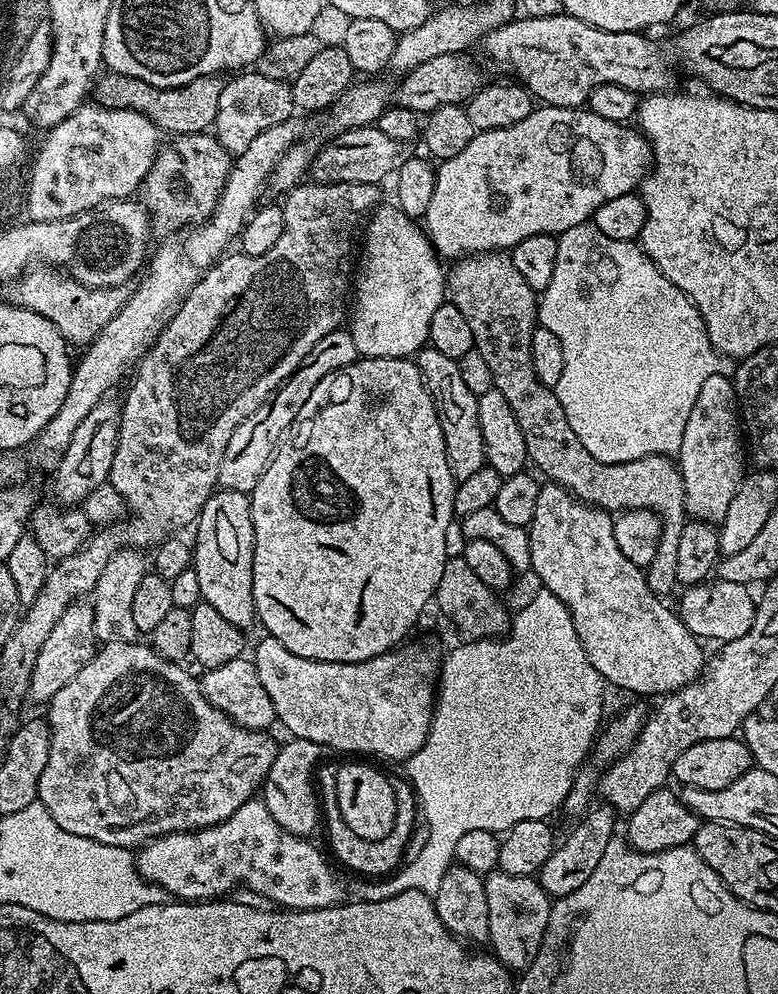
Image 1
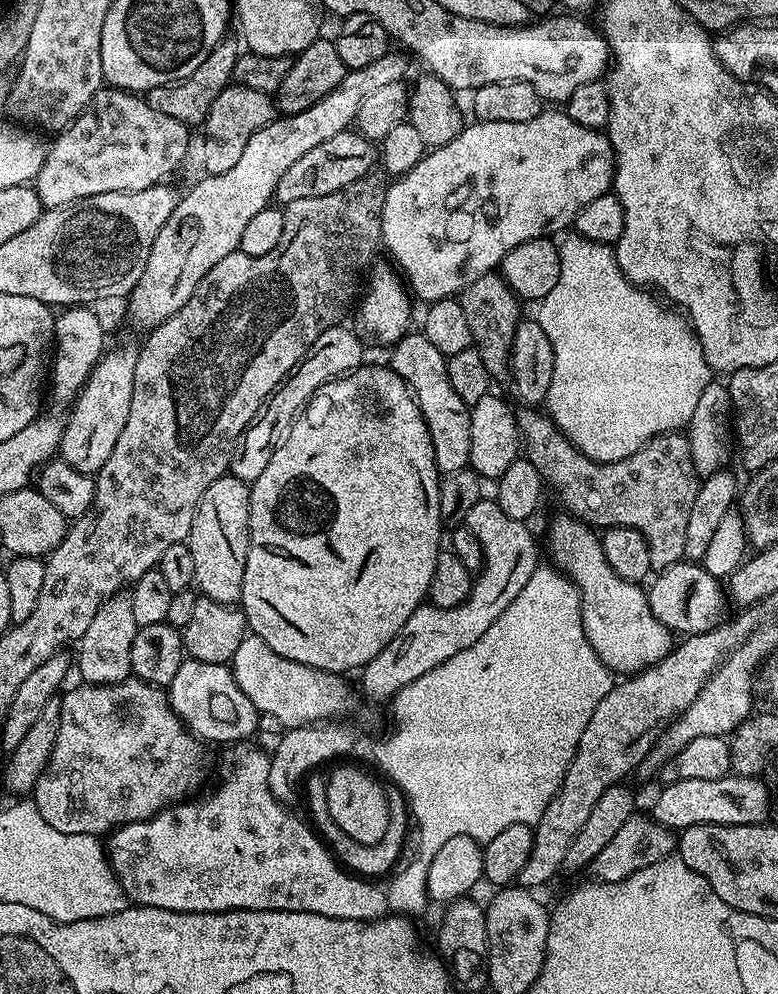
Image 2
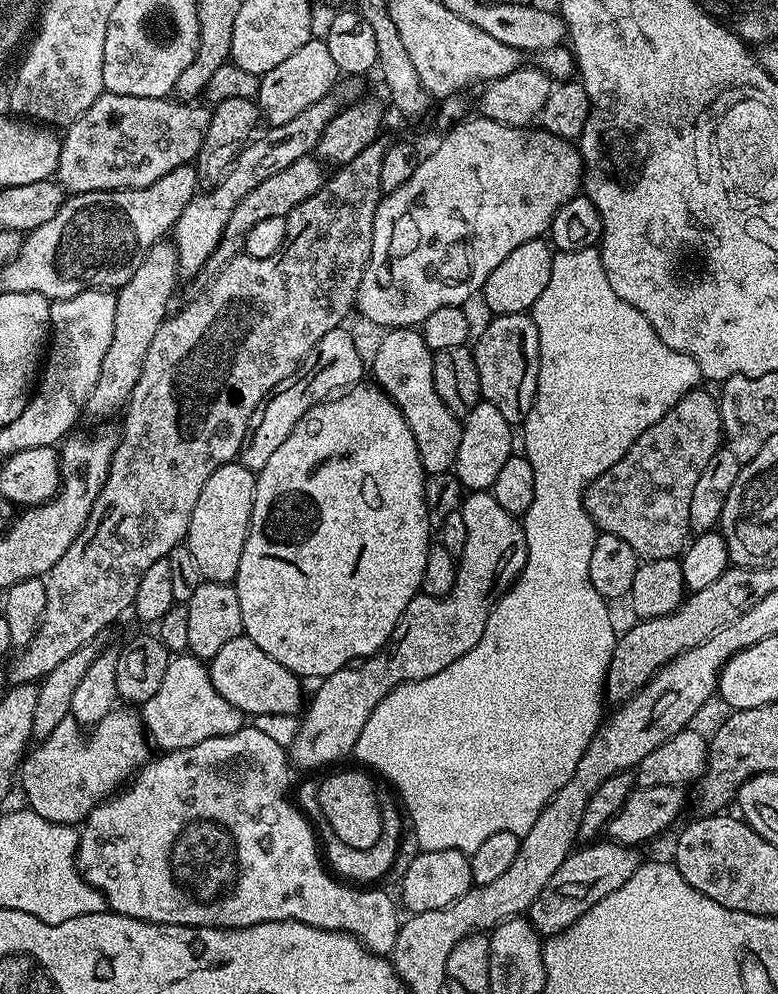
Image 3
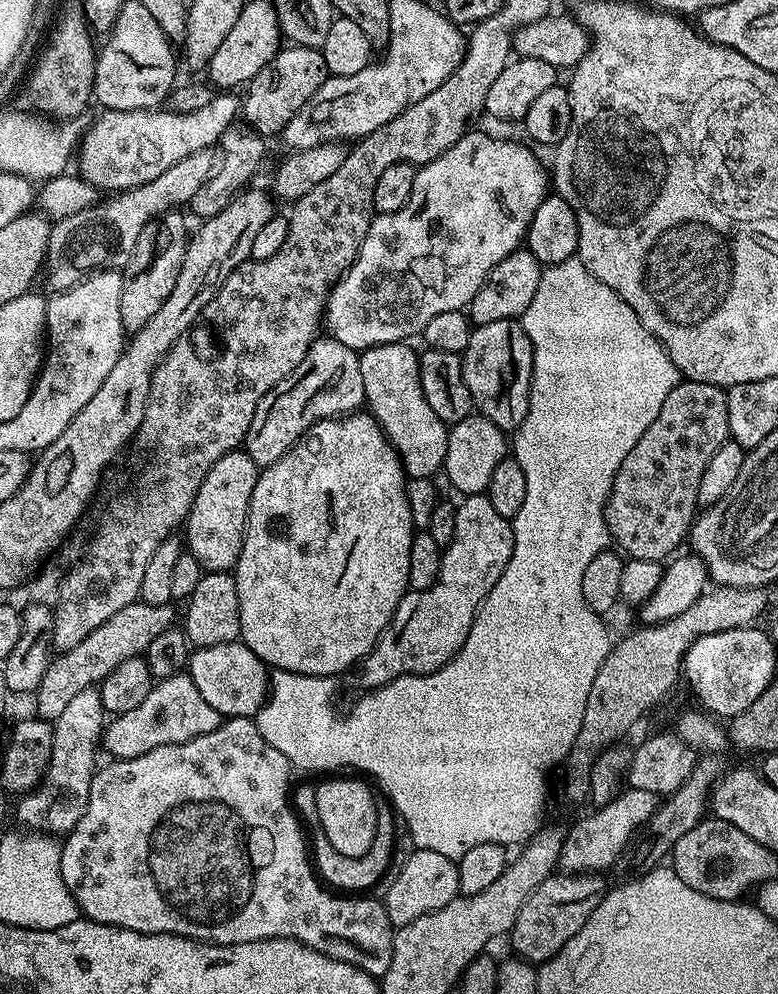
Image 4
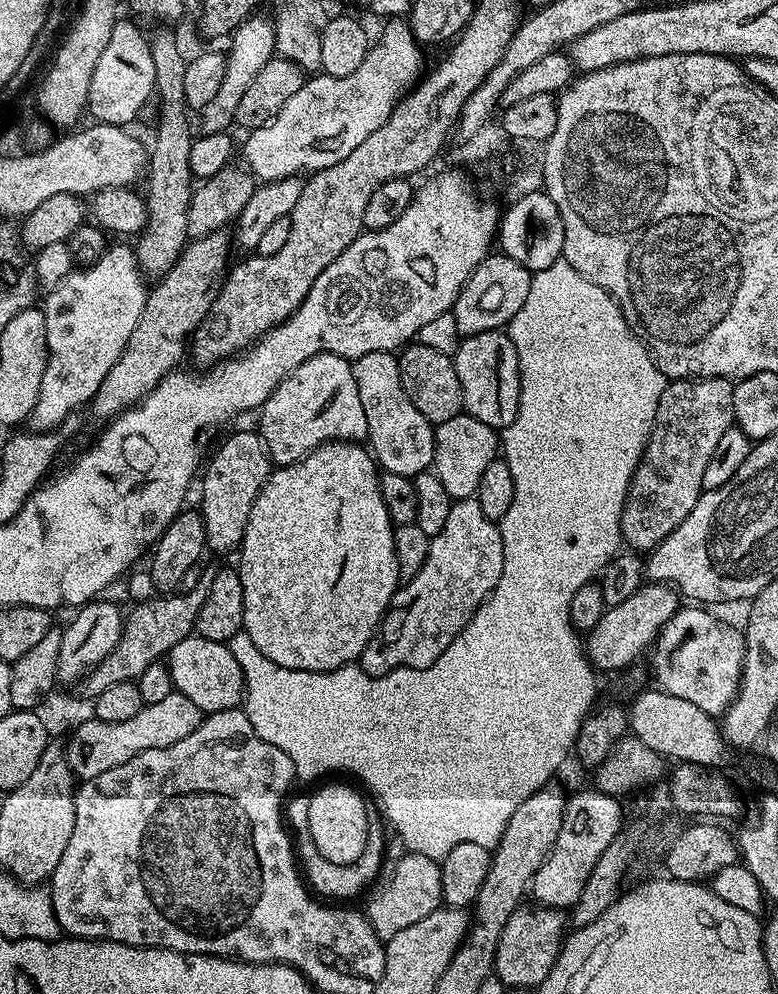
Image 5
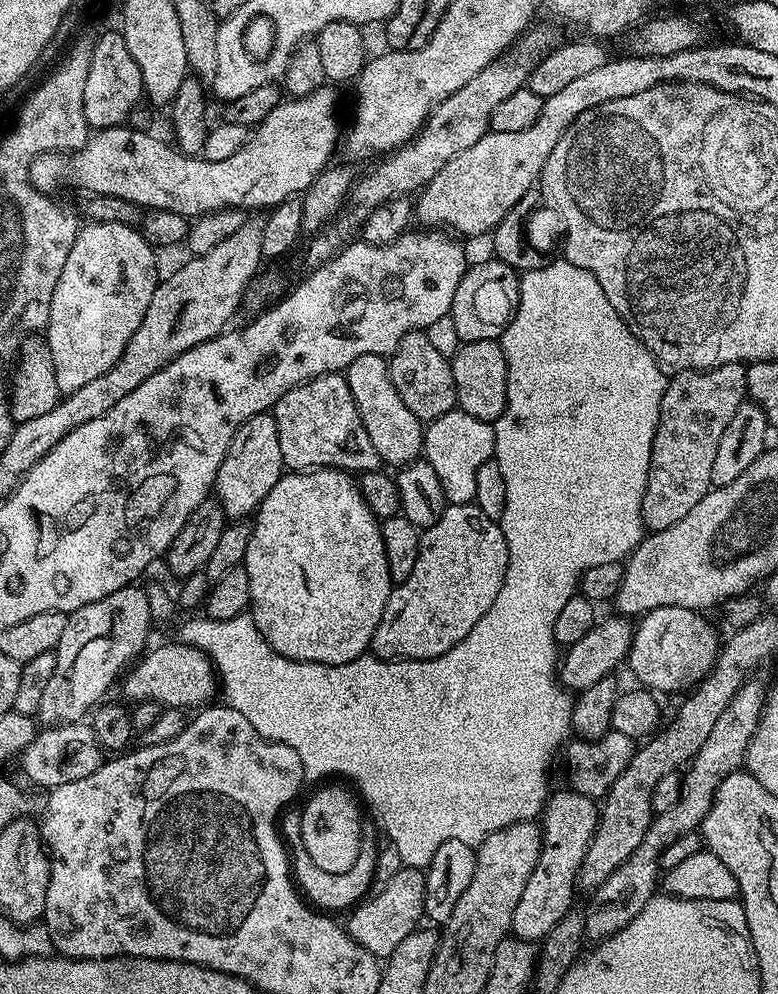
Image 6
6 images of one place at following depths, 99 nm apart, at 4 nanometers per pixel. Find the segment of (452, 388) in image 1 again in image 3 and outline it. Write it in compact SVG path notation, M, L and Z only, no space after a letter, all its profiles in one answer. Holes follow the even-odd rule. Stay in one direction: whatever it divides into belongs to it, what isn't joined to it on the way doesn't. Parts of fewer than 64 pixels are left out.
M393 328L381 336L384 337L372 360L370 356L371 379L379 384L406 418L425 473L437 476L443 472L452 472L458 454L462 420L449 410L442 398L438 398L438 390L434 390L434 353L426 346L423 331L416 328Z

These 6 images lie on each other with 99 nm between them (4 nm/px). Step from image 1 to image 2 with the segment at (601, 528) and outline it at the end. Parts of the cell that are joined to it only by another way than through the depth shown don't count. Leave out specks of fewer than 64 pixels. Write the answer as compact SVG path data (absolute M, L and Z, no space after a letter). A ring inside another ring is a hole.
M563 515L553 522L548 532L548 548L560 571L575 582L580 592L582 626L594 654L616 674L642 672L666 658L674 647L674 636L654 618L647 591L639 583L614 574L600 545L601 537L595 536L583 519Z

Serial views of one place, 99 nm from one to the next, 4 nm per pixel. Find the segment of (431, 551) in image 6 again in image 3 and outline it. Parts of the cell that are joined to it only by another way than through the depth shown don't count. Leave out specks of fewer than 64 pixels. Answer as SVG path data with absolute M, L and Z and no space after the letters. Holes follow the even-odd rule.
M469 491L463 497L459 514L466 526L466 546L458 558L456 580L451 590L445 596L425 596L417 594L406 606L398 626L392 632L392 639L372 656L361 659L355 666L338 670L334 674L323 677L312 696L312 705L303 713L299 721L296 737L290 745L290 760L300 768L320 768L323 764L332 764L344 755L351 753L358 742L358 734L362 734L362 726L374 714L374 706L390 694L390 690L399 684L413 684L416 680L430 678L438 674L438 670L446 670L450 662L462 658L474 646L478 646L478 638L482 638L482 630L486 630L486 618L493 604L504 595L515 580L520 577L520 571L526 564L526 534L523 523L517 517L511 516L492 497L491 491Z

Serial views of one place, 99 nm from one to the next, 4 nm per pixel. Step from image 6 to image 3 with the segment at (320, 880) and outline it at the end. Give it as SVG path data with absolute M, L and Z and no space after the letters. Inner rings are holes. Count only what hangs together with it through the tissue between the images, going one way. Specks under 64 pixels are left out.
M315 779L313 781L302 781L300 784L300 800L298 799L298 804L304 815L308 817L318 837L318 844L322 849L322 856L326 861L327 867L337 877L343 878L348 882L383 881L391 868L391 864L395 860L396 852L399 850L402 808L398 803L397 797L395 795L392 795L393 797L387 797L386 795L383 797L380 806L382 834L378 838L378 842L374 842L374 846L370 846L366 850L358 850L354 846L346 846L346 842L342 842L342 838L338 838L338 834L334 834L334 830L330 827L330 822L326 822L326 814L322 814L322 806L318 806L317 787L318 784Z

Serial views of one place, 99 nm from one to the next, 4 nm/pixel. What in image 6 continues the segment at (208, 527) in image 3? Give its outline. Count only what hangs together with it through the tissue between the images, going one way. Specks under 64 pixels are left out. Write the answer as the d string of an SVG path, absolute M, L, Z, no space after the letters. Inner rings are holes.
M271 411L259 412L242 422L222 458L222 466L216 475L214 496L219 500L225 517L232 522L251 517L266 498L266 494L274 490L274 482L280 480L283 468L284 459L282 446L278 446L275 415Z

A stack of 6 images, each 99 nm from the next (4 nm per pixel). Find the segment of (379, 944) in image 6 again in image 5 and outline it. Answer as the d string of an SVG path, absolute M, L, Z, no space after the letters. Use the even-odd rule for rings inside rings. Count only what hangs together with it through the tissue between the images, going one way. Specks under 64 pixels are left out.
M408 852L398 862L394 876L380 889L381 892L366 907L368 921L372 924L374 934L381 942L386 942L398 934L398 930L406 930L406 926L414 926L414 922L422 922L426 914L441 907L442 874L437 861L426 858L417 852Z

